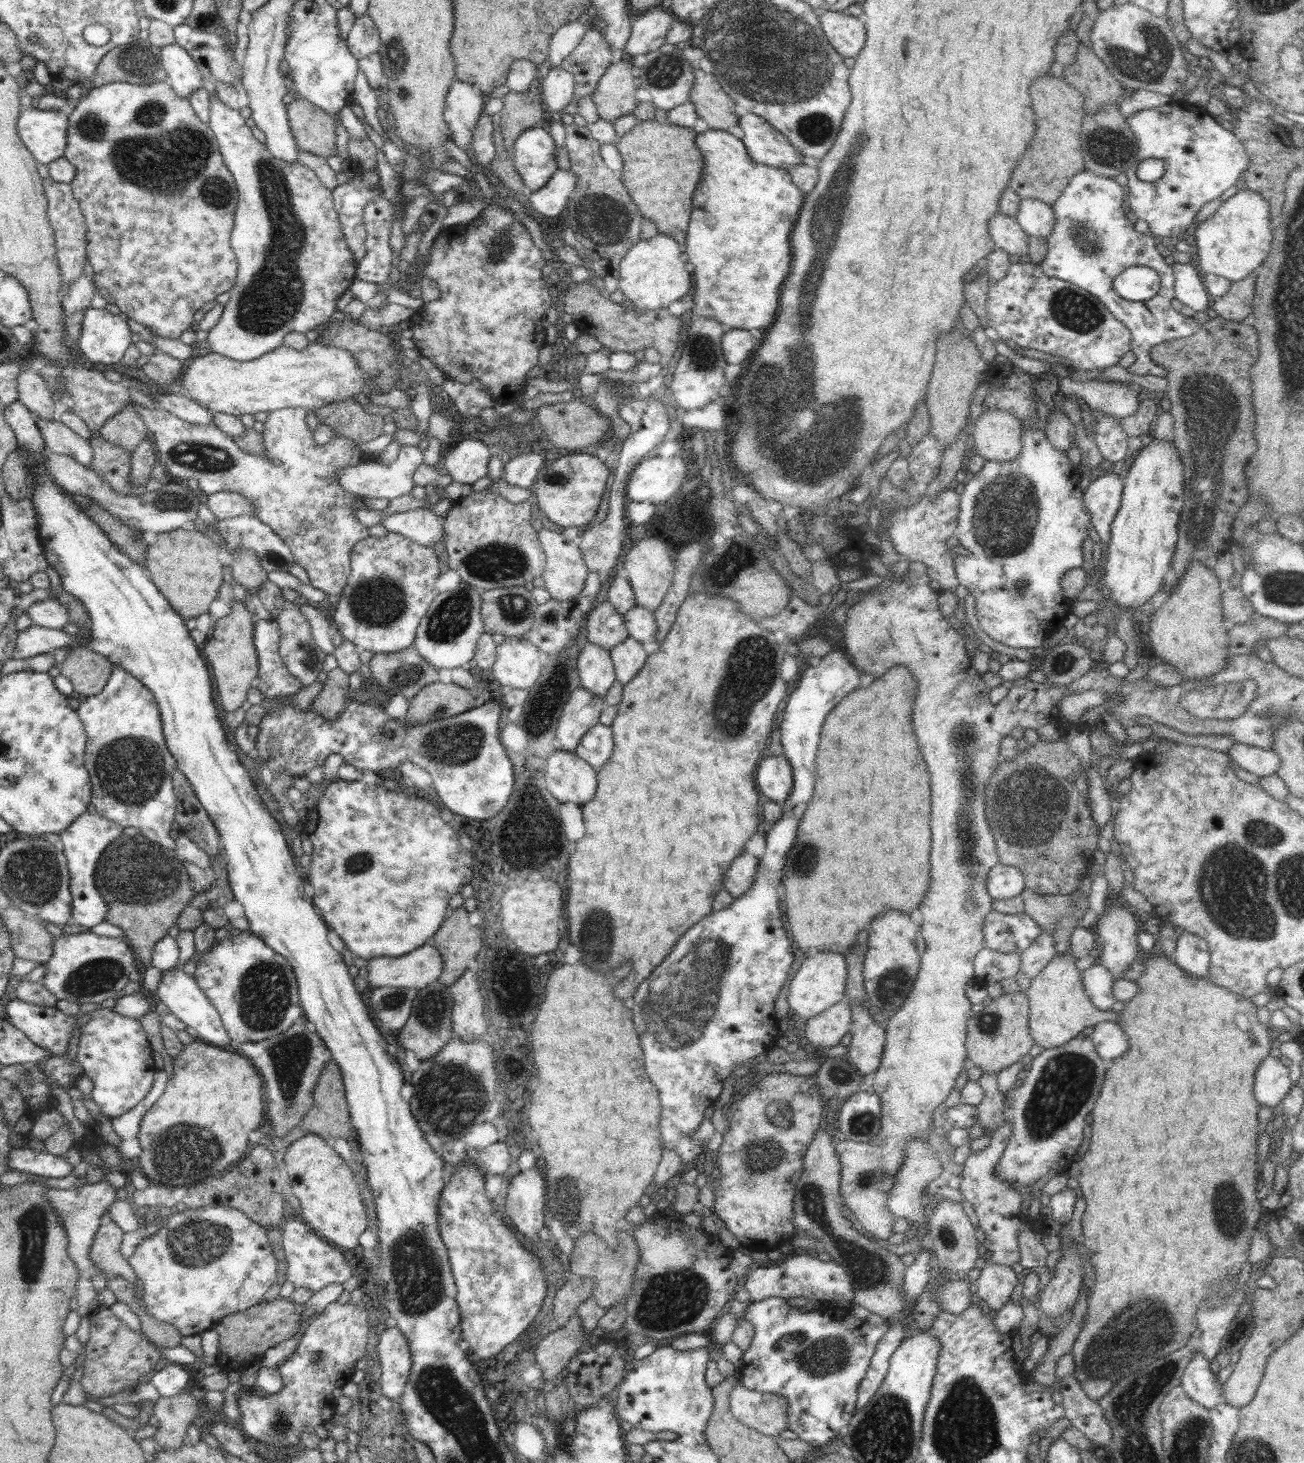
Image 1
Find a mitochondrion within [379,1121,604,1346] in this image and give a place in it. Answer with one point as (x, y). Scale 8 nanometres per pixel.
(417, 1272)

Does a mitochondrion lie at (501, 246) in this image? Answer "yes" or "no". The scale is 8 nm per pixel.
yes

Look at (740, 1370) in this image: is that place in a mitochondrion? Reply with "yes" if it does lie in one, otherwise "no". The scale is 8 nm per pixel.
no

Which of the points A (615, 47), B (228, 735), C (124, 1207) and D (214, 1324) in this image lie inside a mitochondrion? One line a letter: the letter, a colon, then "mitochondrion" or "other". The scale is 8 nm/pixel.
A: other
B: other
C: other
D: other

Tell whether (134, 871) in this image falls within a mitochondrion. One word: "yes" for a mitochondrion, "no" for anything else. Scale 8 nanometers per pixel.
yes

